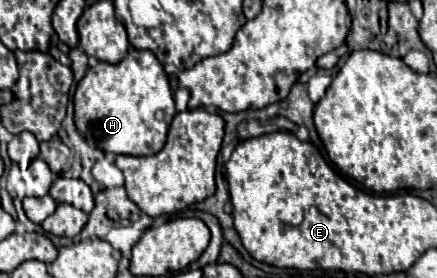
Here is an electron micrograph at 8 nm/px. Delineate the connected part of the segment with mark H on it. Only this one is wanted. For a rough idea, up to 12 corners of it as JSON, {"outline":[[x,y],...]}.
{"outline":[[150,50],[98,62],[74,90],[94,148],[152,156],[176,106]]}

